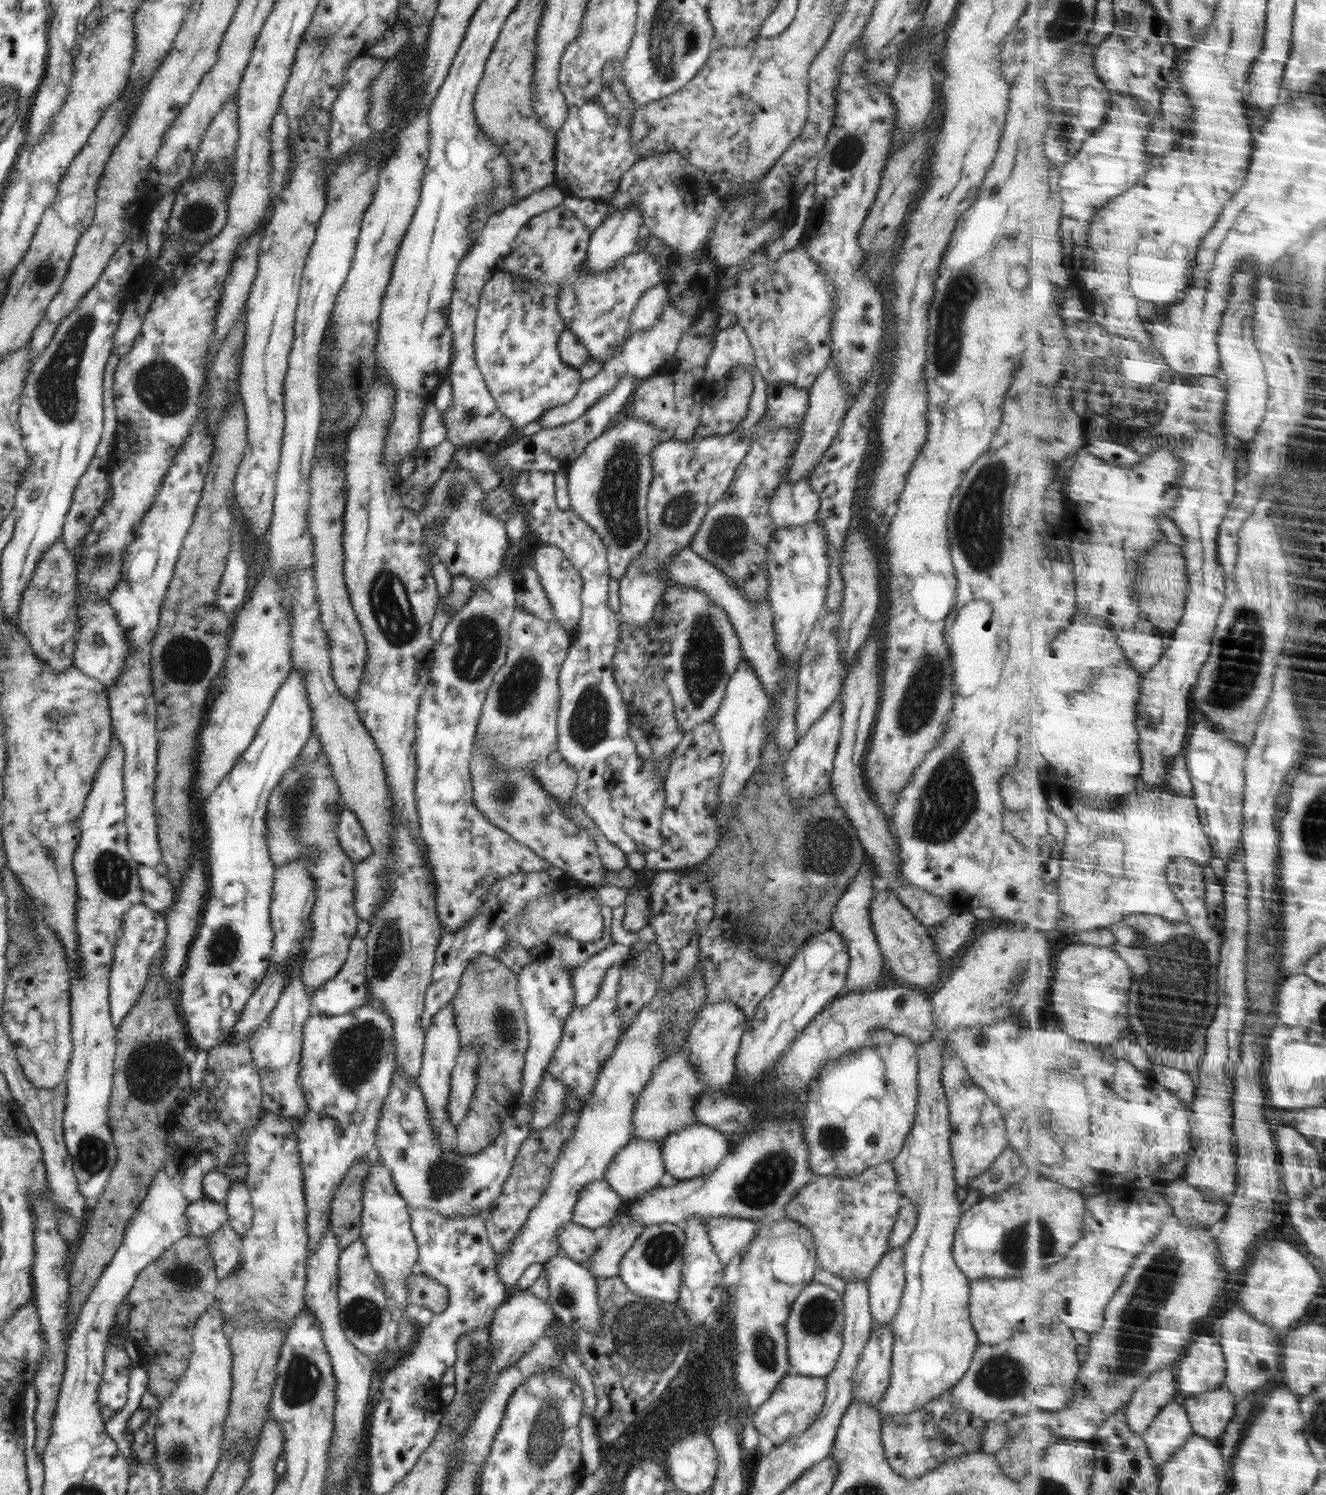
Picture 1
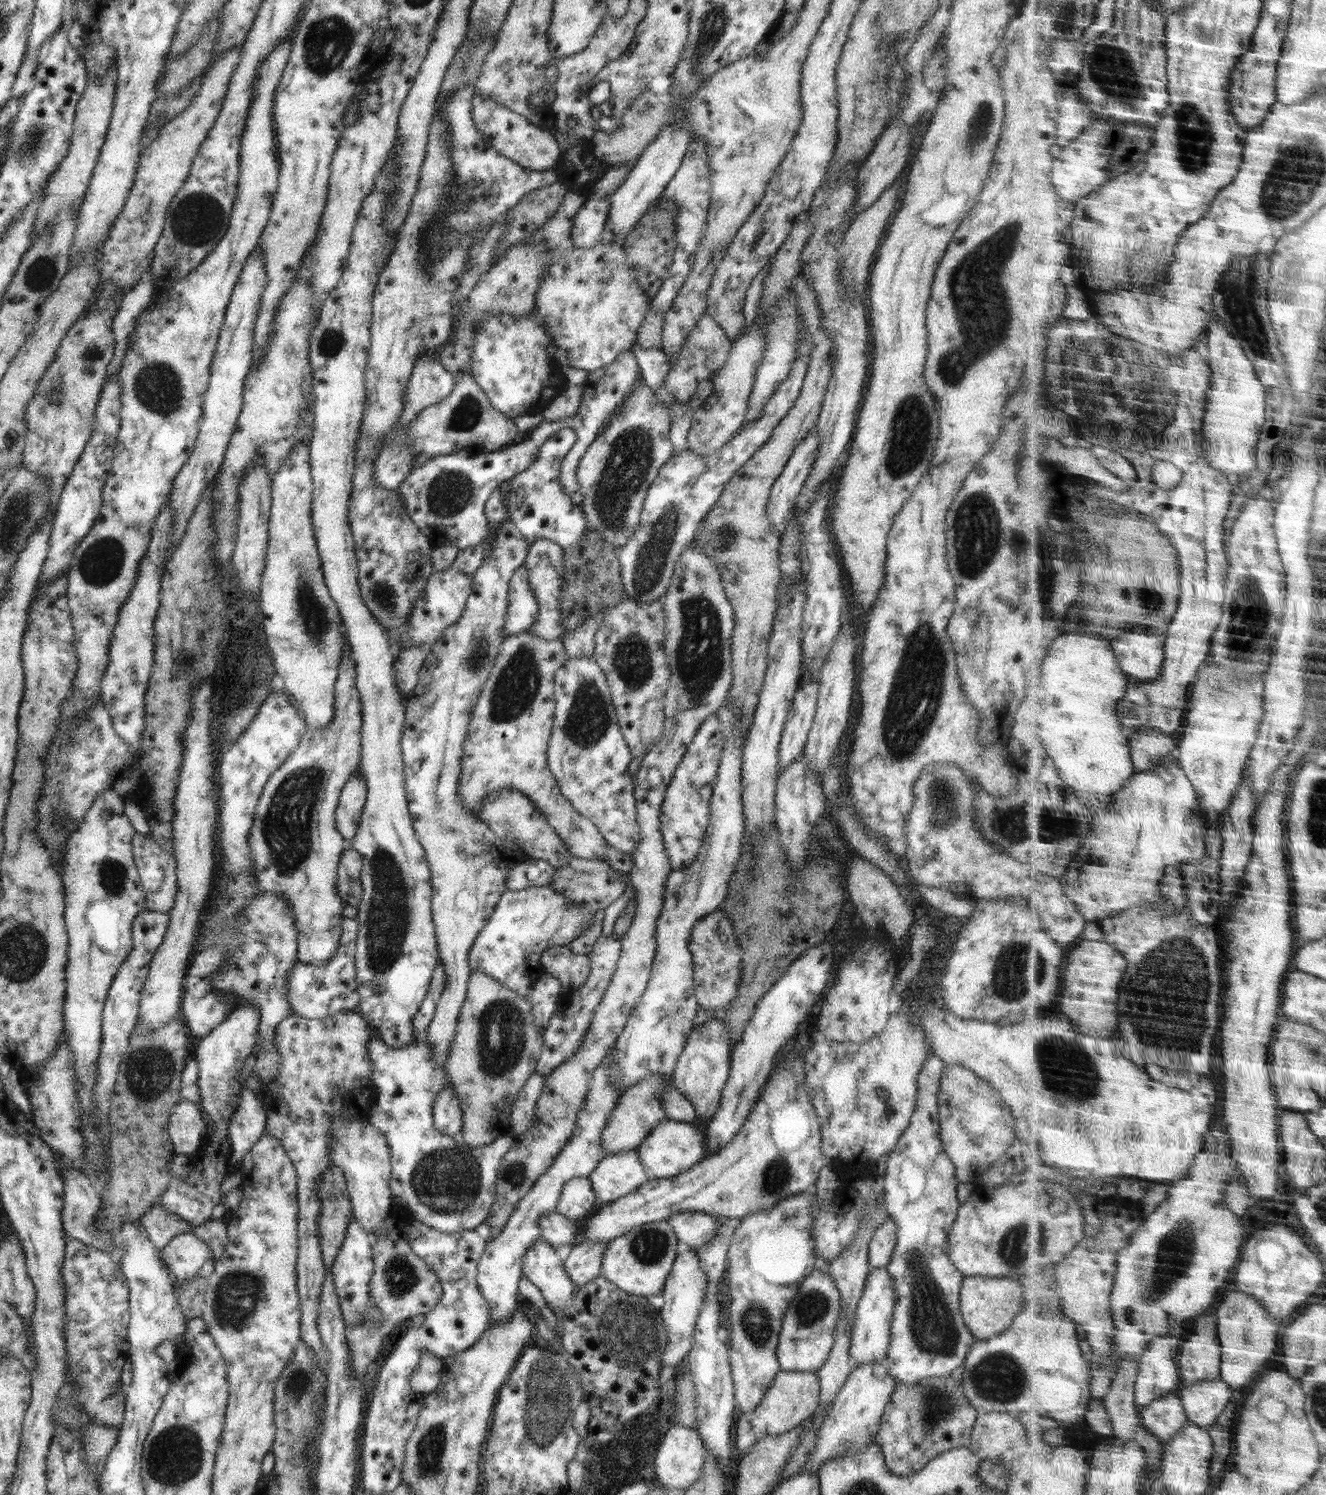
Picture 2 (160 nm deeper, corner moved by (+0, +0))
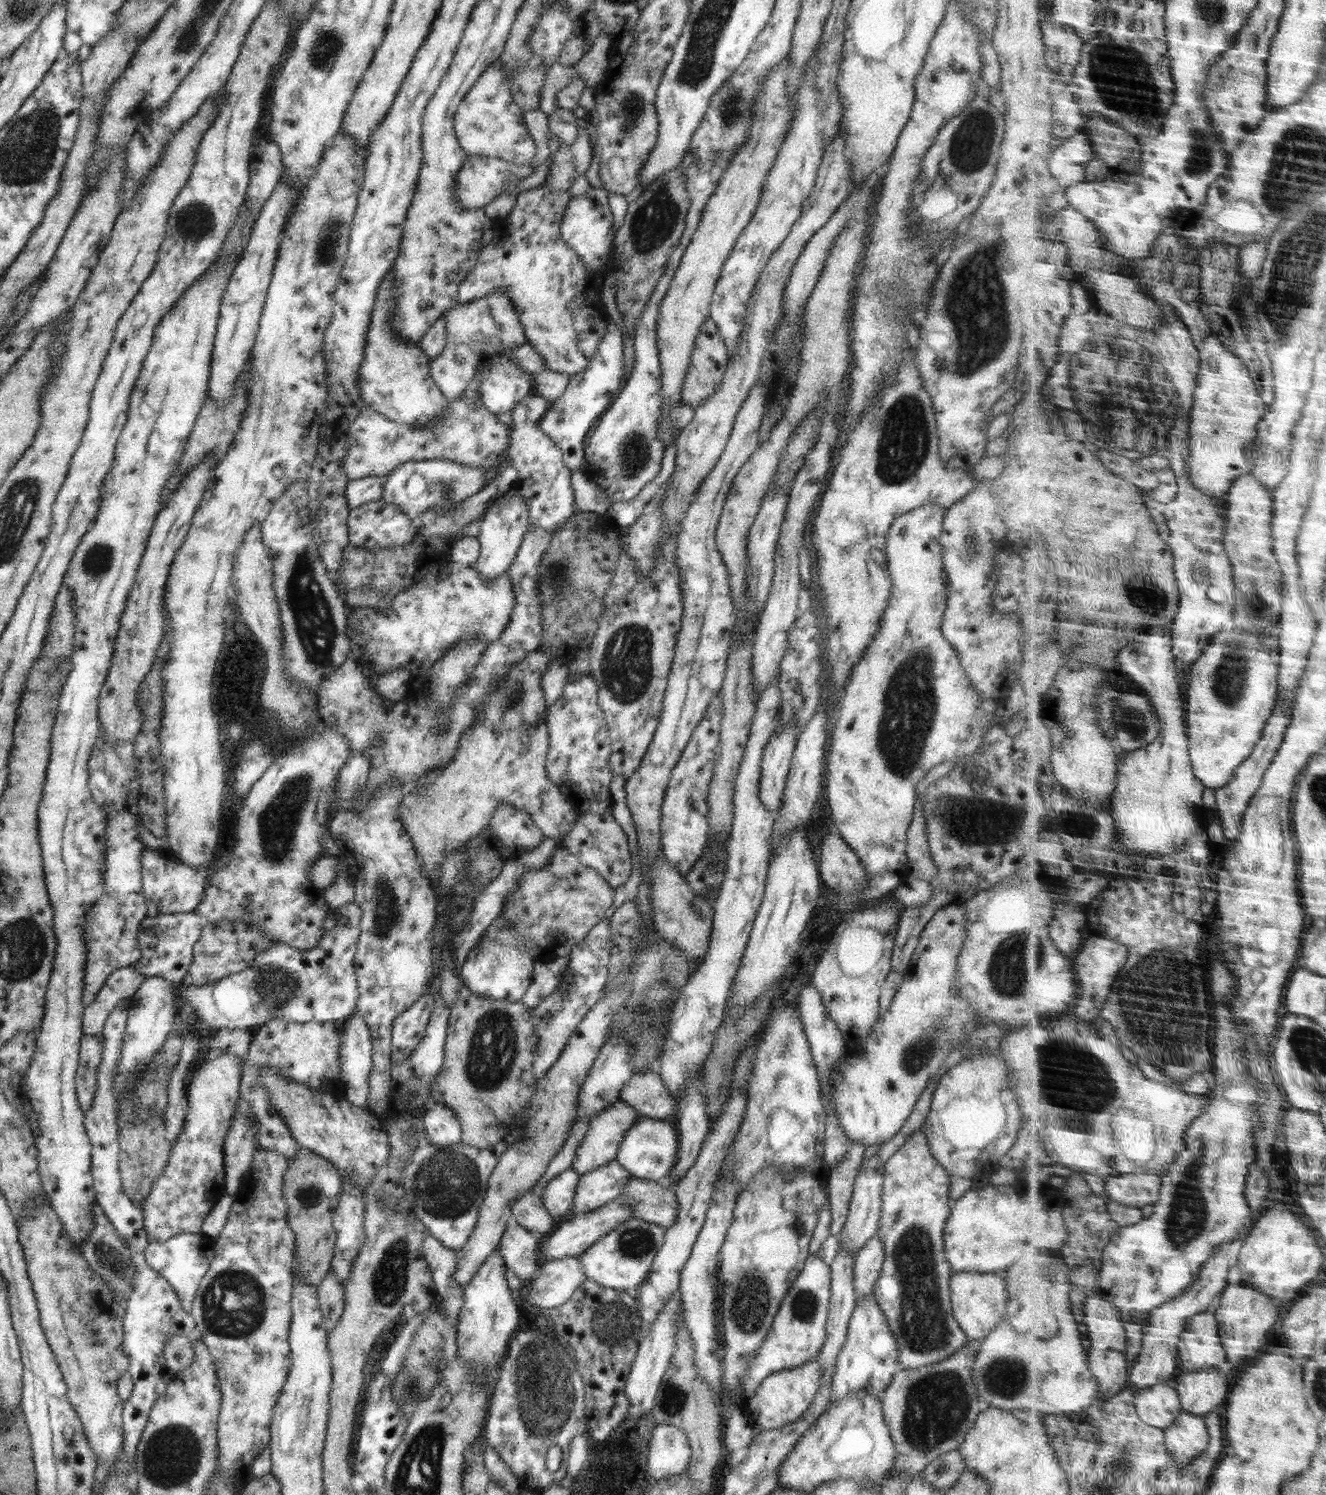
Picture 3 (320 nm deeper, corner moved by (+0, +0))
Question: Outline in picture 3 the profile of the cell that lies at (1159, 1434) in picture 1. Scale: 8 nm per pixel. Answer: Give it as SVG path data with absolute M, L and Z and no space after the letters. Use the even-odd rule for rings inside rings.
M1168 1384L1140 1391L1137 1405L1144 1422L1164 1430L1170 1428L1185 1410L1178 1389Z

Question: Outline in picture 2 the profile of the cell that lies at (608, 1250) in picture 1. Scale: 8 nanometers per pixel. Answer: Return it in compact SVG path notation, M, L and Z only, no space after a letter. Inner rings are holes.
M610 1240L584 1241L571 1248L570 1254L564 1260L564 1268L575 1286L580 1287L601 1275L603 1252L609 1242Z

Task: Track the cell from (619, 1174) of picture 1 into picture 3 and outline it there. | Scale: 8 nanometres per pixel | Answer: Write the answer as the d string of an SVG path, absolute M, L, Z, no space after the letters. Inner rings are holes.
M616 1160L581 1174L575 1190L572 1211L575 1214L592 1212L613 1201L620 1196L630 1177L634 1176L618 1165Z

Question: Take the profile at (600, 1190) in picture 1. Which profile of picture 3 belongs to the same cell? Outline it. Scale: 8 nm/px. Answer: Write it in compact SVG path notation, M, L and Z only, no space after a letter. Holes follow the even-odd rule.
M571 1168L563 1170L551 1178L542 1189L541 1199L552 1217L571 1214L579 1176L580 1174Z

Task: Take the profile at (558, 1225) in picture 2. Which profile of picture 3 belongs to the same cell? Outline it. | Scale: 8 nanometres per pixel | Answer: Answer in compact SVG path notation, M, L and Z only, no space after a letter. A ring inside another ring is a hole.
M533 1189L527 1190L521 1194L515 1203L511 1204L512 1222L517 1223L520 1227L530 1230L533 1233L540 1233L541 1235L548 1236L550 1230L556 1228L554 1217L546 1210L543 1200L533 1193Z

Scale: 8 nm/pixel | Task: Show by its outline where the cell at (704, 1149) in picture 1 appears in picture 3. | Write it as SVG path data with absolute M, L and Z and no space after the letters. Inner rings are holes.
M644 1117L626 1131L615 1160L634 1177L656 1181L668 1187L670 1185L669 1172L676 1164L676 1152L678 1152L678 1142L674 1126L662 1119Z

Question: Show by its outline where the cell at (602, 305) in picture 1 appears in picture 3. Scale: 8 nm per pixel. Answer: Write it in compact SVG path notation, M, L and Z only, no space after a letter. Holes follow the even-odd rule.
M546 184L518 194L514 209L506 217L495 220L496 233L493 242L487 243L479 254L480 258L474 269L463 278L457 300L462 304L474 302L494 294L497 290L503 290L515 304L524 329L525 342L529 342L539 352L548 370L570 375L580 373L588 366L590 359L597 353L606 327L613 323L604 311L600 299L603 274L594 273L594 269L586 267L561 238L561 218L571 199L569 191L552 191Z

